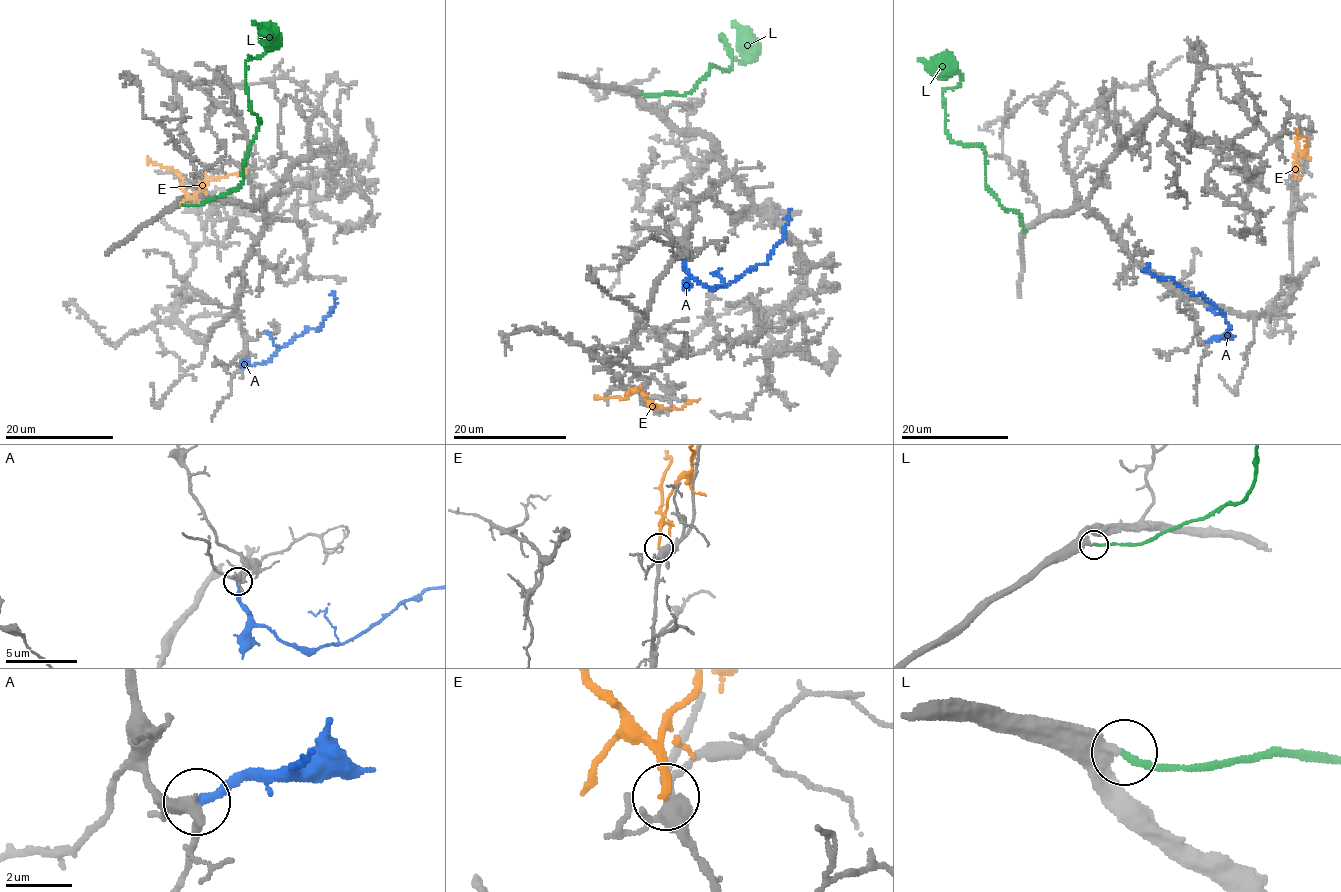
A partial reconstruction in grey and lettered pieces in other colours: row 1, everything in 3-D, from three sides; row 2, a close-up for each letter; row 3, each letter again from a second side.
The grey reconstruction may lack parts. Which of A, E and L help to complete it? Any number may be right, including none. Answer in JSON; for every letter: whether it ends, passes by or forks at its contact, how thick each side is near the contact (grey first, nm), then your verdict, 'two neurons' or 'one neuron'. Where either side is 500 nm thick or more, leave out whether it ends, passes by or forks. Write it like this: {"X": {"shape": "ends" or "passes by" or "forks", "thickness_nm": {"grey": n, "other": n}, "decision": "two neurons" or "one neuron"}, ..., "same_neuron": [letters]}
{"A": {"shape": "ends", "thickness_nm": {"grey": 320, "other": 280}, "decision": "two neurons"}, "E": {"shape": "ends", "thickness_nm": {"grey": 400, "other": 190}, "decision": "two neurons"}, "L": {"shape": "ends", "thickness_nm": {"grey": 440, "other": 200}, "decision": "two neurons"}, "same_neuron": []}

